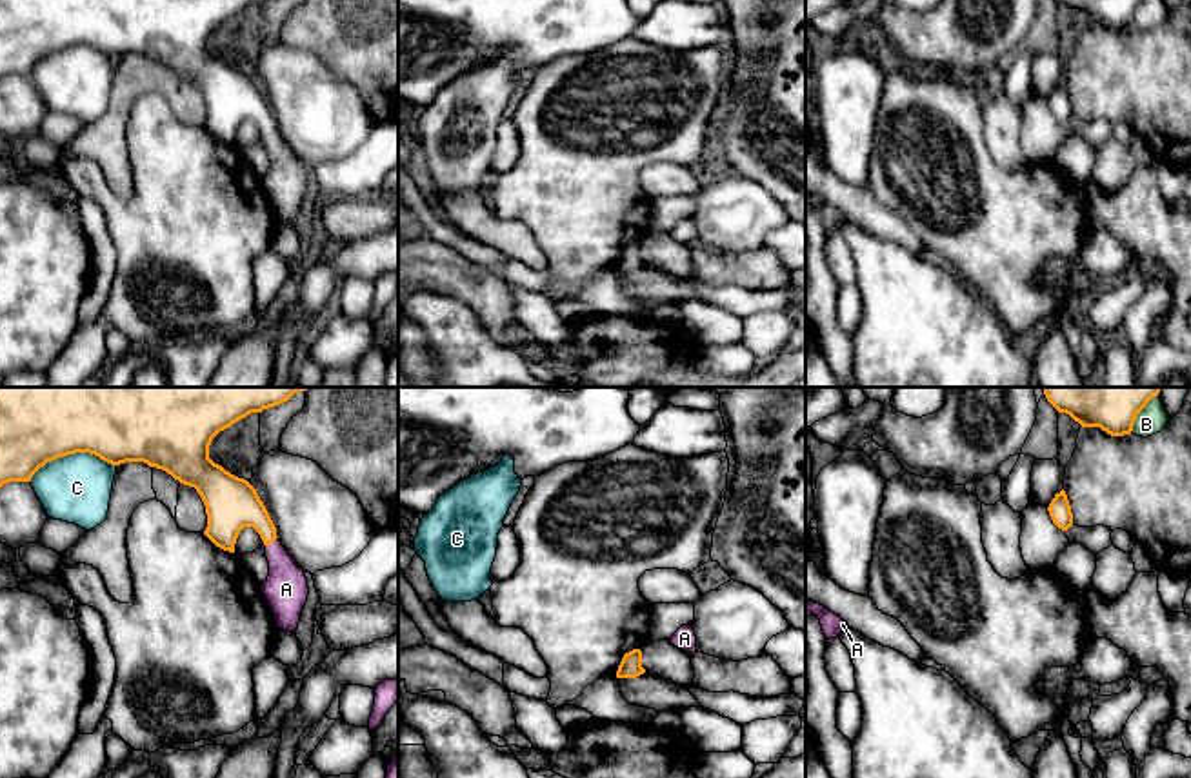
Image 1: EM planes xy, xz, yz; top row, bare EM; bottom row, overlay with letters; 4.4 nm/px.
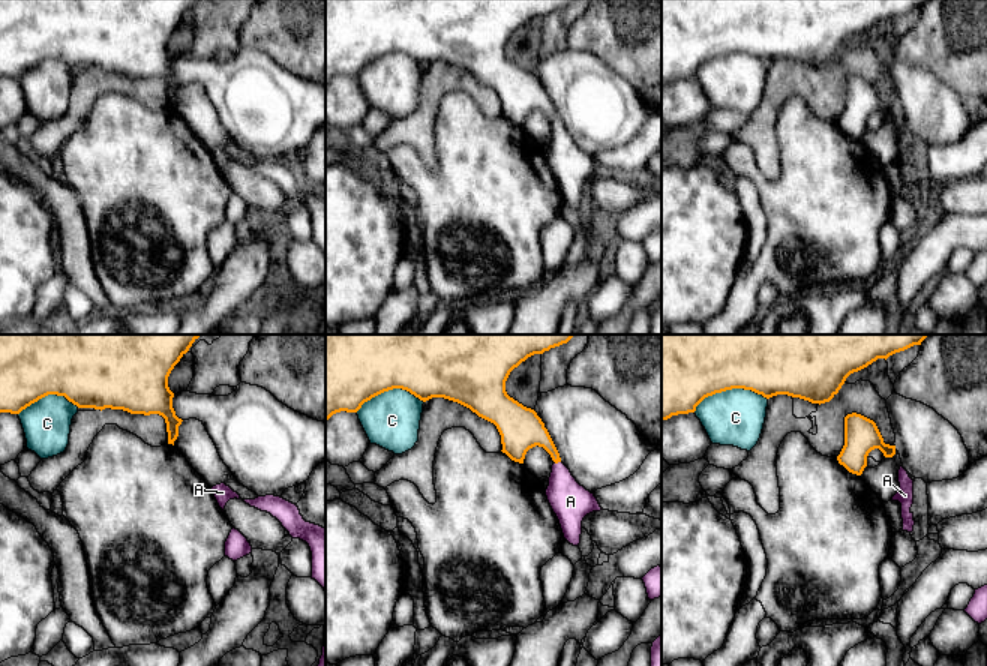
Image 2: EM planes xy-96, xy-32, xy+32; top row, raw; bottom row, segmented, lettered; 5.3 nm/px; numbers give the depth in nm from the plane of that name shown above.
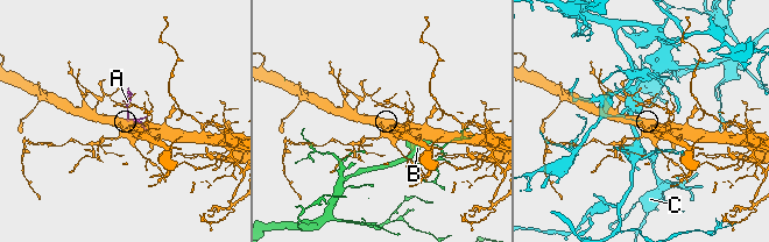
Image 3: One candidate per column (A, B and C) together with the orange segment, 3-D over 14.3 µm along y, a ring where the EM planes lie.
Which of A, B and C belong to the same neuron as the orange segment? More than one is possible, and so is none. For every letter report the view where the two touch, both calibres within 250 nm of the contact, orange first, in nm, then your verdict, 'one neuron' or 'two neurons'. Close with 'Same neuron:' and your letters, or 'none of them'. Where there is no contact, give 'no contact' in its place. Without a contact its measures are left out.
A: xy | 240/190 nm | one neuron
B: yz | 130/120 nm | two neurons
C: xy | 280/300 nm | two neurons
Same neuron: A

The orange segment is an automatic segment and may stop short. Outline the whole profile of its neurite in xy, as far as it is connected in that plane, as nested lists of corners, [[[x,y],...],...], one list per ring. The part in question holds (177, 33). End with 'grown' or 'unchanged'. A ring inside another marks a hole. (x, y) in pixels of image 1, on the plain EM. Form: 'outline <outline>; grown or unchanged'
outline [[[0,0],[0,80],[9,75],[31,75],[47,55],[75,45],[95,47],[111,58],[144,55],[162,62],[196,82],[207,107],[204,127],[216,140],[235,145],[244,120],[260,127],[269,155],[269,169],[260,178],[262,187],[273,202],[276,220],[295,225],[309,189],[307,171],[278,133],[256,82],[209,51],[209,38],[220,24],[264,2],[269,0]]]; grown

